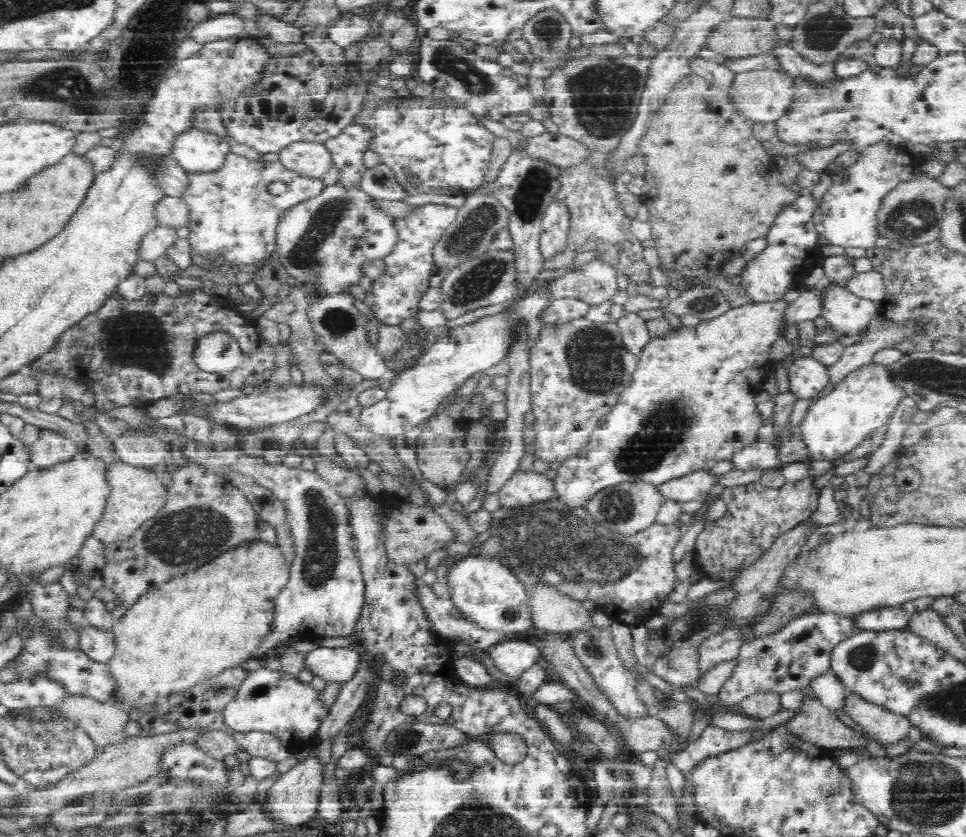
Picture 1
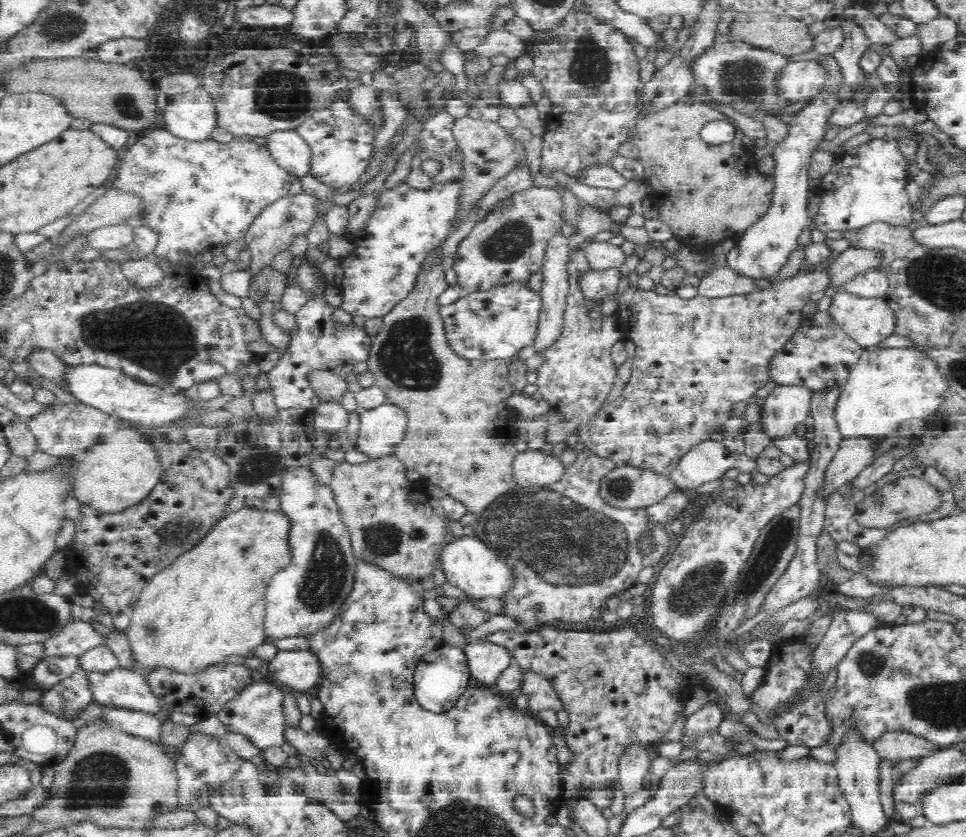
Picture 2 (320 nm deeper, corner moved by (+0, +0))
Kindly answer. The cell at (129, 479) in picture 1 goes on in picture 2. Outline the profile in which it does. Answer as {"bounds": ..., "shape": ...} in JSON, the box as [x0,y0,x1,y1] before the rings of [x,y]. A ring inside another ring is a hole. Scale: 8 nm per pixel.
{"bounds":[74,426,164,514],"shape":[[[123,426],[102,438],[79,459],[74,468],[74,496],[82,506],[100,514],[122,514],[132,510],[153,491],[164,472],[152,444],[138,431]]]}

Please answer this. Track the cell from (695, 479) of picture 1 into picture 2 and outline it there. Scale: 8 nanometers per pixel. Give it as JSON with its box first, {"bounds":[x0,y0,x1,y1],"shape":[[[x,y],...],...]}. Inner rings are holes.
{"bounds":[668,442,756,492],"shape":[[[704,442],[688,452],[668,475],[675,490],[692,492],[702,484],[716,482],[726,477],[726,472],[738,470],[744,474],[756,471],[756,464],[745,454],[729,452],[720,442]]]}

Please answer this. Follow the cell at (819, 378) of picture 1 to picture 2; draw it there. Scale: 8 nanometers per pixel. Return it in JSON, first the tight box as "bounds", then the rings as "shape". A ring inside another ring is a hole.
{"bounds":[761,385,814,439],"shape":[[[778,385],[765,399],[765,404],[761,408],[761,419],[764,421],[766,432],[771,439],[775,437],[793,434],[796,425],[804,423],[808,416],[811,416],[812,398],[814,391],[804,385]]]}

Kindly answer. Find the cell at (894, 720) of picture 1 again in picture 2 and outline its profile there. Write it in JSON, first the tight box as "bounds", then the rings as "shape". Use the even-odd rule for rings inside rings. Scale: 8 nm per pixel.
{"bounds":[872,730,937,761],"shape":[[[904,730],[882,732],[872,743],[881,758],[893,761],[921,758],[937,749],[933,742]]]}

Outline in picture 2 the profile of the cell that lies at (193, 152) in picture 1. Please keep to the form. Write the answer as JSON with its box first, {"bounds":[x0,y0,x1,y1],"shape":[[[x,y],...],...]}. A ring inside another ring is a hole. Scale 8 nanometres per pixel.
{"bounds":[163,88,218,143],"shape":[[[202,88],[176,97],[163,114],[164,128],[188,143],[204,143],[218,127],[215,106]]]}

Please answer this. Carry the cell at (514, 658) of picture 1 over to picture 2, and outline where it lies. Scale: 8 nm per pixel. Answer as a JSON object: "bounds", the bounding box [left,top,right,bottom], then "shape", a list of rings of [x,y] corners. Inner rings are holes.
{"bounds":[464,641,516,686],"shape":[[[472,641],[464,651],[471,675],[489,686],[494,686],[499,676],[516,662],[512,652],[501,644]]]}

